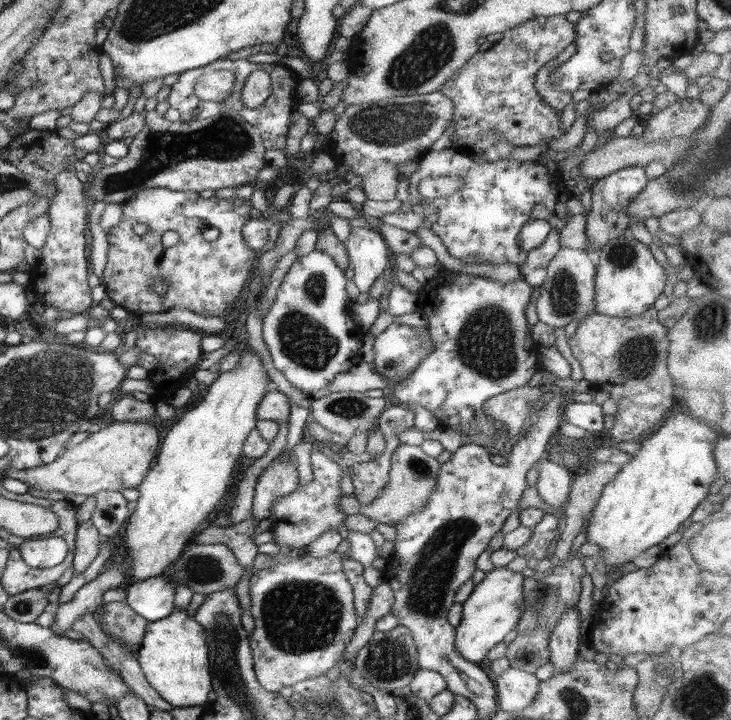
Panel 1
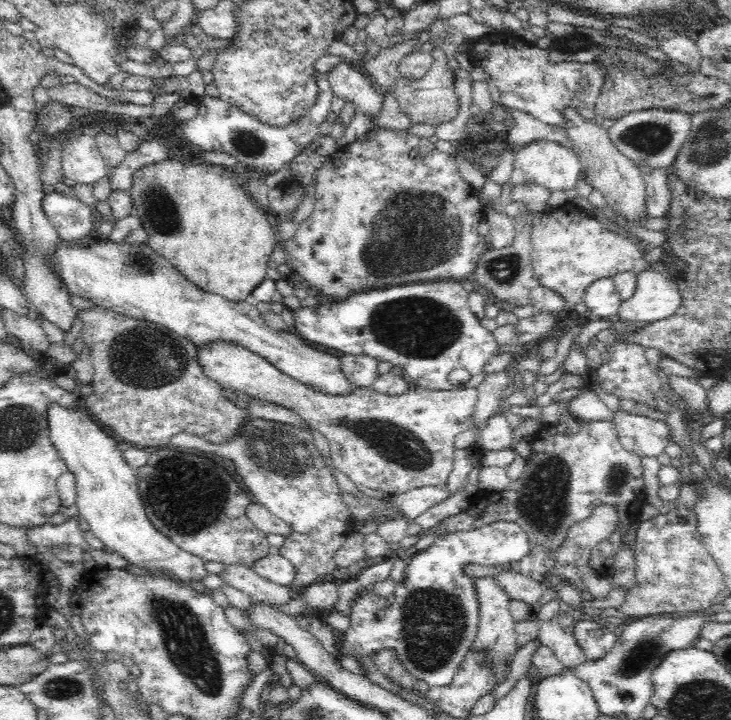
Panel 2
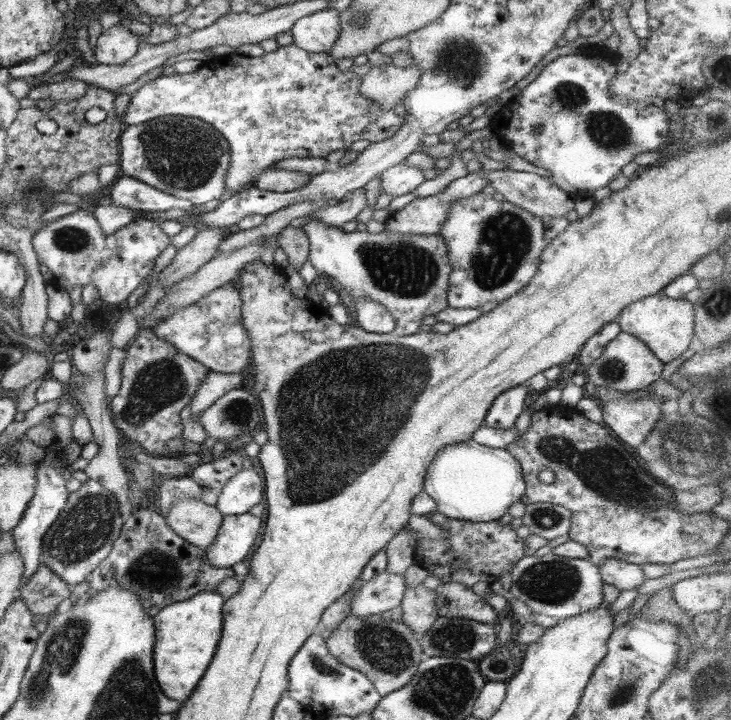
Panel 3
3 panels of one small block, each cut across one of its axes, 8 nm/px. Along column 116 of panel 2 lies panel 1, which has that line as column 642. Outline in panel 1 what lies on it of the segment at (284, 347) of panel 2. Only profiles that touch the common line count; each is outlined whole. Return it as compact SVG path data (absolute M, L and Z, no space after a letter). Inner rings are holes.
M620 235L603 246L593 256L596 262L594 302L595 312L612 317L632 317L653 307L658 297L664 293L667 273L654 258L646 244L634 237Z

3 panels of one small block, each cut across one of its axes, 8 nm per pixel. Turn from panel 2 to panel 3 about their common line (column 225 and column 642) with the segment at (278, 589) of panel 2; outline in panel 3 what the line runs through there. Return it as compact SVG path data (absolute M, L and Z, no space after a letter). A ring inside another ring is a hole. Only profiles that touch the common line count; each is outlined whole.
M606 558L599 566L599 572L602 582L612 584L621 591L639 587L647 579L642 566L629 564L618 558Z

